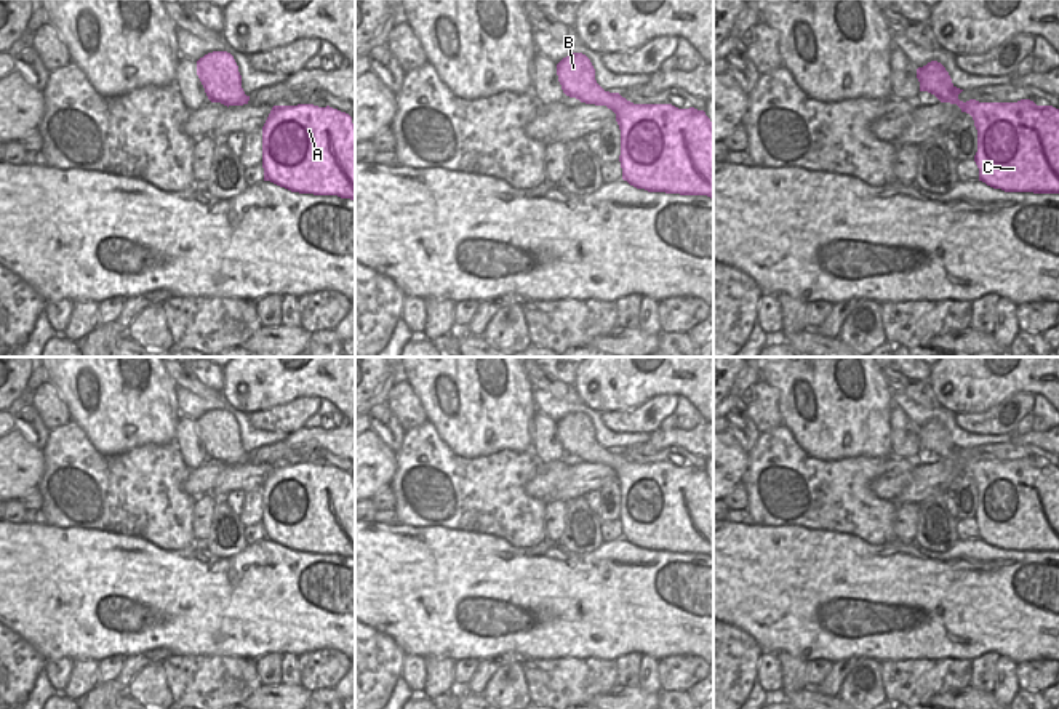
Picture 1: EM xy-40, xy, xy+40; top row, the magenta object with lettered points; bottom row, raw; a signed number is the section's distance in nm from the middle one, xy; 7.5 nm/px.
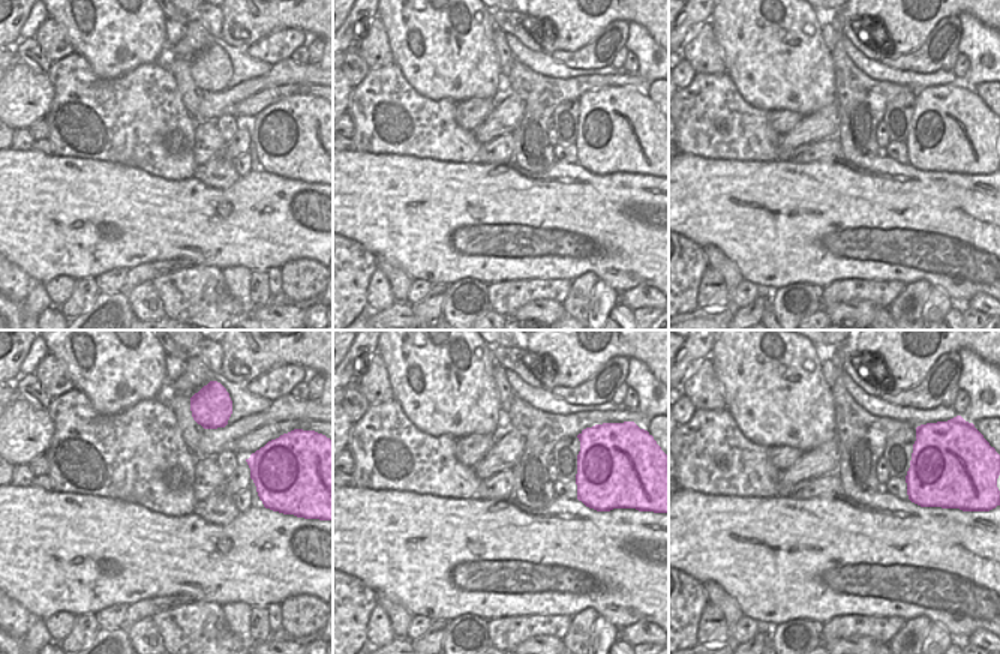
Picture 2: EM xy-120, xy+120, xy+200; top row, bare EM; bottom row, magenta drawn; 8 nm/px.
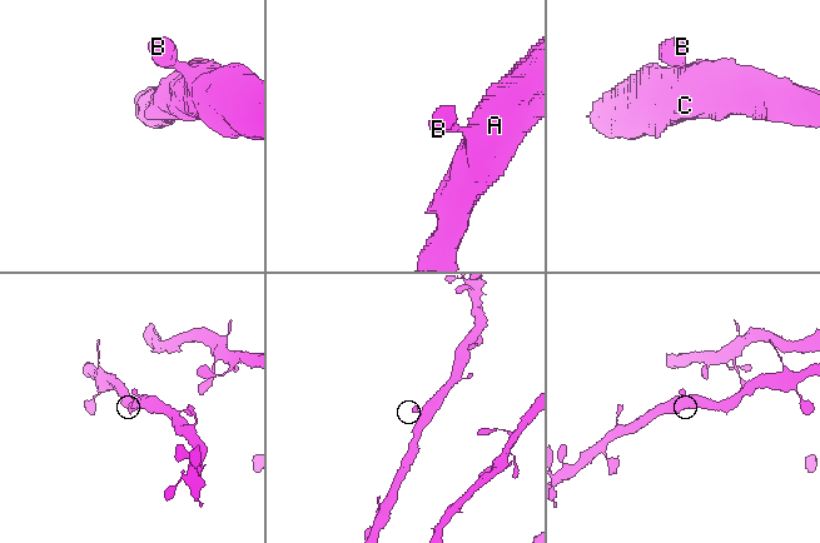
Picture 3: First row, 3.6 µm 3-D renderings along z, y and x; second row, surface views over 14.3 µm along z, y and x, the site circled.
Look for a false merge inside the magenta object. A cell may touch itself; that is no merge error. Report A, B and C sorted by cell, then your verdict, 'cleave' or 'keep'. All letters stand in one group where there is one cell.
groups A B C; keep

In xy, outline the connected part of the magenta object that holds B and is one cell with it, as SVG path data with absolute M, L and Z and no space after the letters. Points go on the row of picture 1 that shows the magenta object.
M582 53L563 58L557 64L557 75L566 96L585 104L606 106L616 114L624 181L648 192L713 198L713 123L704 110L678 109L672 104L633 104L619 93L605 91L595 80L590 59Z

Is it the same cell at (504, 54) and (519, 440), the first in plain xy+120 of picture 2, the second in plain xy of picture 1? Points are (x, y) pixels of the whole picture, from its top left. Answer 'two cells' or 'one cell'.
two cells

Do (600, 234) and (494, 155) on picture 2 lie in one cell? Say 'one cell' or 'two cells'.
two cells

